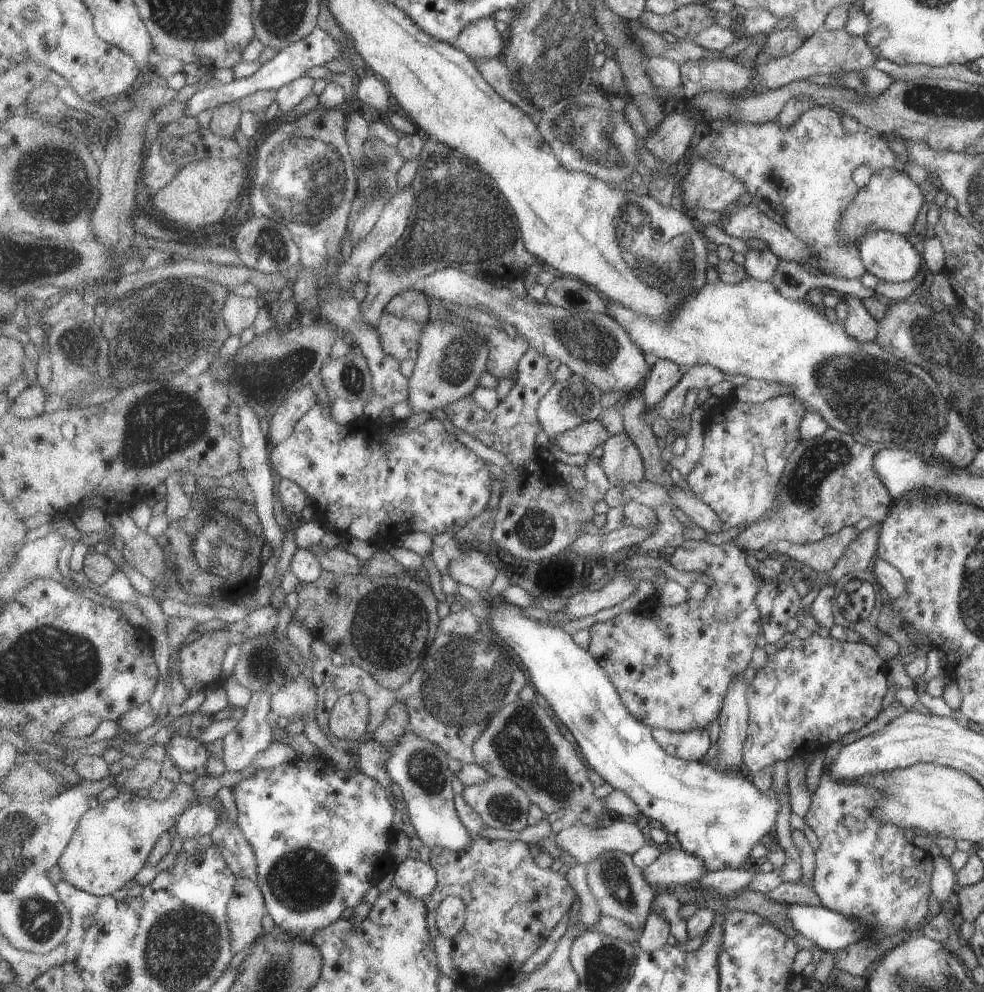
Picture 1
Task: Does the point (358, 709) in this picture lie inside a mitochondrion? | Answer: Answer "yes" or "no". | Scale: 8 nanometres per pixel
no

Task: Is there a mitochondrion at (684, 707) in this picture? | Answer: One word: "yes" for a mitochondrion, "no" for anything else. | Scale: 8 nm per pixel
yes

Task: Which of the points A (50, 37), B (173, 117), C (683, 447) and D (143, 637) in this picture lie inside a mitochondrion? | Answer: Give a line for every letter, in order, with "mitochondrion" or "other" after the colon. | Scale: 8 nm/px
A: other
B: other
C: other
D: other

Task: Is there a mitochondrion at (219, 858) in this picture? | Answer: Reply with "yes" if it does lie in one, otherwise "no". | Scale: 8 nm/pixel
no

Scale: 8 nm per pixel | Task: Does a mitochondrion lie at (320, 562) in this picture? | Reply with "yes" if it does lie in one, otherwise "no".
no

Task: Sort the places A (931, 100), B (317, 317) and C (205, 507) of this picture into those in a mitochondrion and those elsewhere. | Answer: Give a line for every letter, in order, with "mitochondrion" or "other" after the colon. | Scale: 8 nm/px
A: mitochondrion
B: other
C: mitochondrion

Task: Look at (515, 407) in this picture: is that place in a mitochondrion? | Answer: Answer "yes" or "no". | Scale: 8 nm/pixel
no

